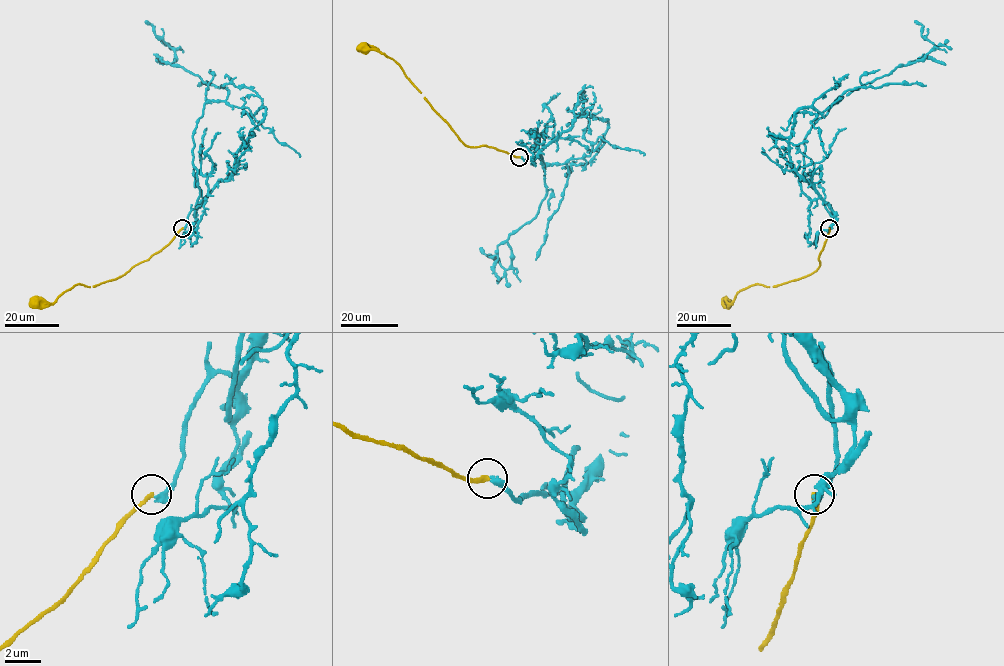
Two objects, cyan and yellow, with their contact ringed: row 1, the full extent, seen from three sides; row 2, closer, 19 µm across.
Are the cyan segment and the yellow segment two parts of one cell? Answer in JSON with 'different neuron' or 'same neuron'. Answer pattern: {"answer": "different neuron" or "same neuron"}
{"answer": "different neuron"}

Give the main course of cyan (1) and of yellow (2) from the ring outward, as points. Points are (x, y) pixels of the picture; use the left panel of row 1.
1: (183, 228), (192, 209), (194, 216), (200, 191), (192, 137), (208, 85), (171, 64), (175, 51), (146, 21)
2: (182, 228), (162, 249), (117, 278), (93, 286), (76, 284), (48, 305), (36, 301)

